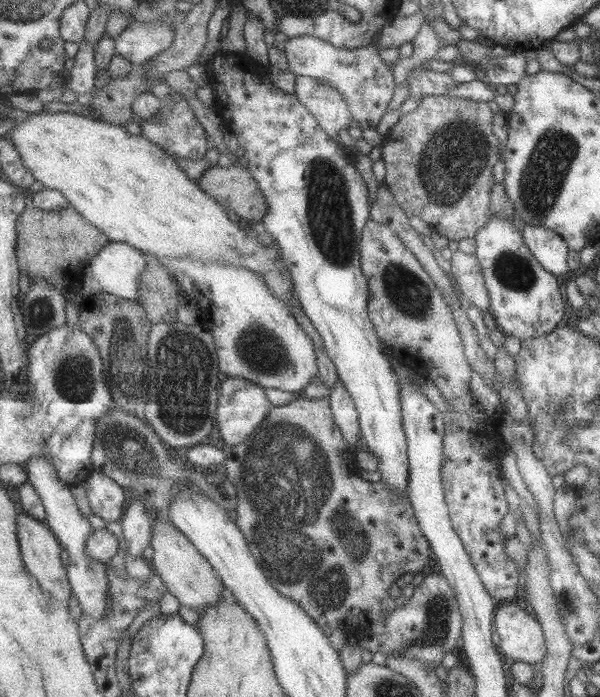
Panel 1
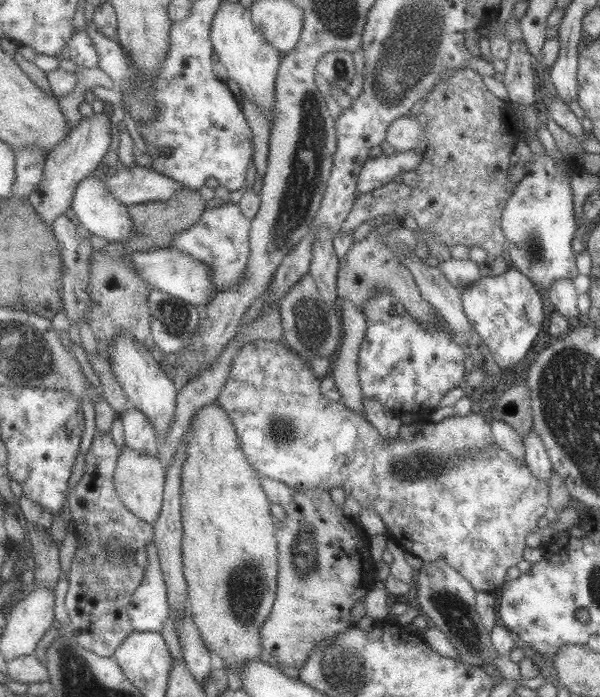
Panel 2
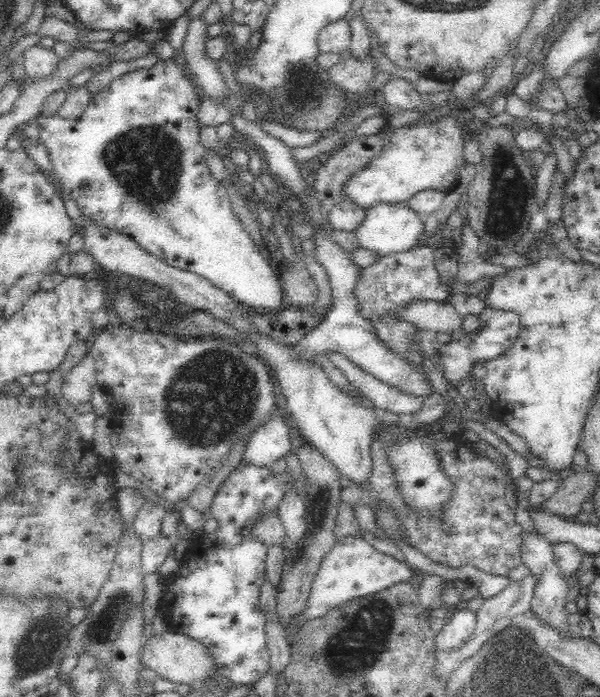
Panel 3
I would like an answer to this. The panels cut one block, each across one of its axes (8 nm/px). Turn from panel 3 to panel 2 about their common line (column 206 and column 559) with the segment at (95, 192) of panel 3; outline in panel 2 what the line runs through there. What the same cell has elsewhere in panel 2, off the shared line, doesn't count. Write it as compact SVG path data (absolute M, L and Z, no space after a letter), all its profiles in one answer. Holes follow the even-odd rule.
M550 154L526 159L528 174L517 177L516 187L501 211L500 227L506 240L506 250L513 268L524 274L538 288L548 289L556 280L570 280L578 275L571 239L575 234L576 213L568 172L581 169L581 164L567 162L564 157L555 162Z

